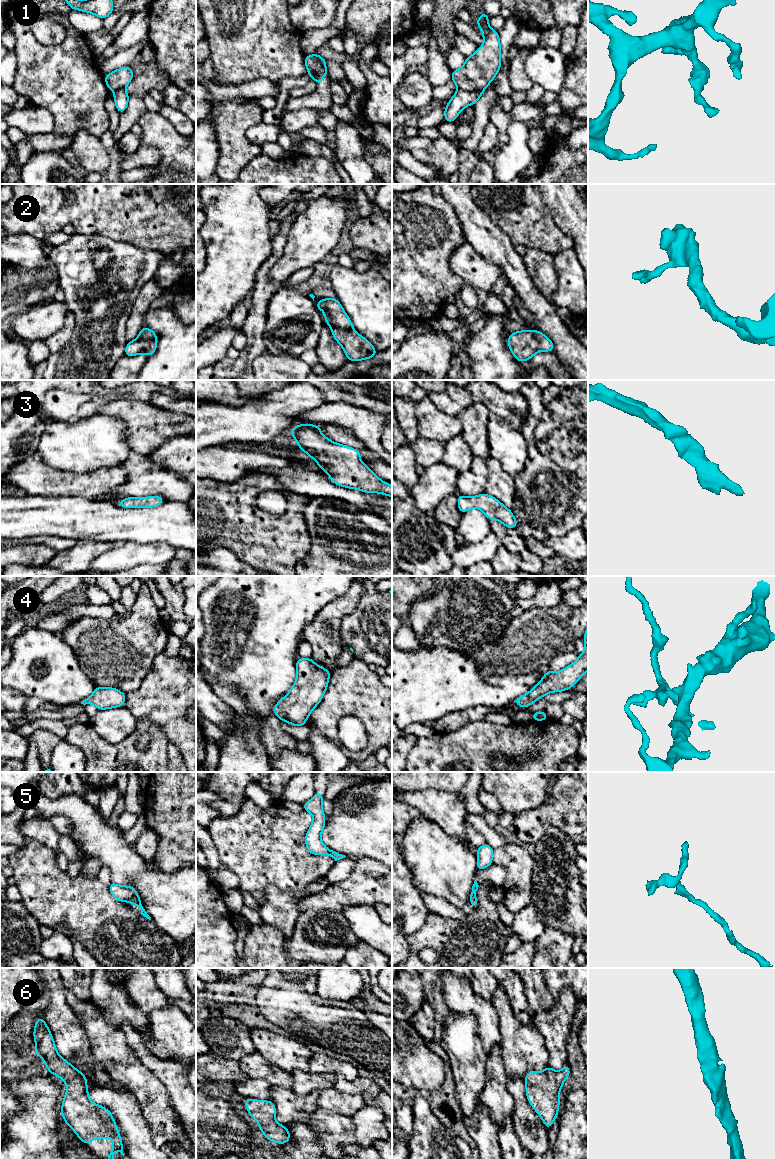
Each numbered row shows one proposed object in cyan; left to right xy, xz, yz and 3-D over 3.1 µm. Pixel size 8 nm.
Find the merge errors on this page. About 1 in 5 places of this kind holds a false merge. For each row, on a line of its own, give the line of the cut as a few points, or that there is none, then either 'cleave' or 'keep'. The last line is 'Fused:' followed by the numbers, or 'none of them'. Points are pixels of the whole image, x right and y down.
1: cut yz (458, 88), (464, 91), (483, 90); cleave
2: cut none; keep
3: cut none; keep
4: cut none; keep
5: cut none; keep
6: cut none; keep
Fused: 1

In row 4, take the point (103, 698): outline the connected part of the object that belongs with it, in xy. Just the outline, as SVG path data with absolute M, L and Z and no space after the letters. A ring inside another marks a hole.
M95 687L92 695L83 700L81 704L95 705L98 710L110 709L114 707L123 707L125 704L126 694L116 688Z

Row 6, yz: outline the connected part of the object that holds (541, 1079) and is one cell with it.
M568 1064L559 1072L547 1065L543 1072L531 1070L524 1078L527 1099L542 1118L548 1131L554 1119L558 1117L559 1090L563 1088L563 1082L569 1075Z

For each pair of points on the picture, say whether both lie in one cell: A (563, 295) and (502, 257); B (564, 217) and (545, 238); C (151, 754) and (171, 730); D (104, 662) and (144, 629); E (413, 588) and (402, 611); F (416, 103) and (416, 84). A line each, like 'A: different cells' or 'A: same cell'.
A: different cells
B: different cells
C: different cells
D: same cell
E: same cell
F: same cell

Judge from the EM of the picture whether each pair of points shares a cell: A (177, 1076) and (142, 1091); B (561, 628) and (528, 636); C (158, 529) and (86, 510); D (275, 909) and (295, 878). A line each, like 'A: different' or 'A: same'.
A: different
B: same
C: same
D: different

